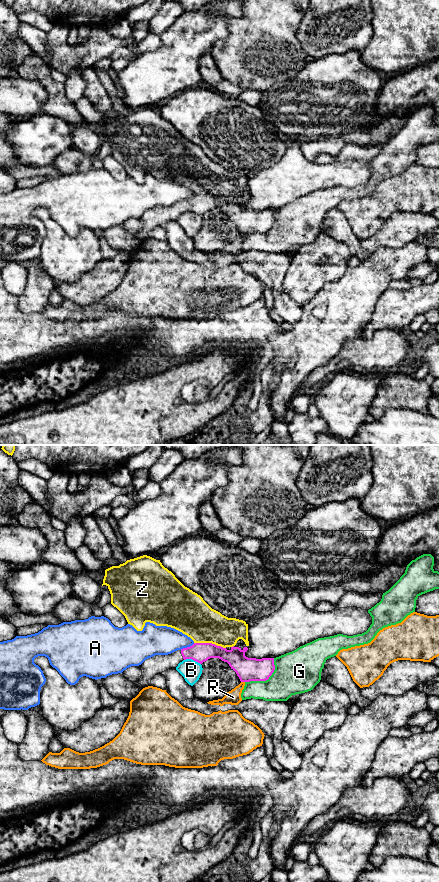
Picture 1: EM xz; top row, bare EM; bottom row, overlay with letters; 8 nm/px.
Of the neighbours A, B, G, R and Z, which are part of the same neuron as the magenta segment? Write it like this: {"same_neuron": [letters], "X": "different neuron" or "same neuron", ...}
{"same_neuron": ["Z"], "A": "different neuron", "B": "different neuron", "G": "different neuron", "R": "different neuron", "Z": "same neuron"}

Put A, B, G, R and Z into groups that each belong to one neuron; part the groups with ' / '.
A / B / G / R / Z

